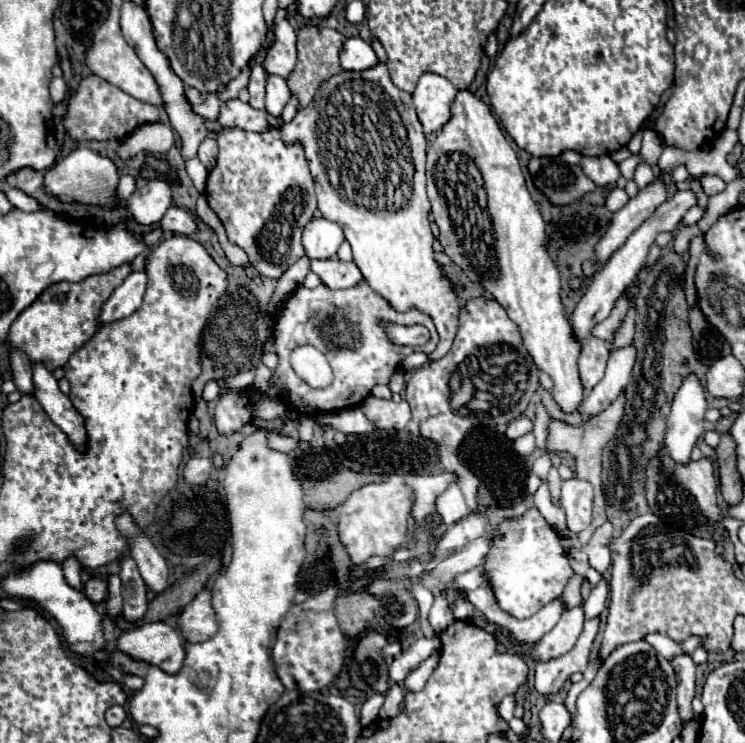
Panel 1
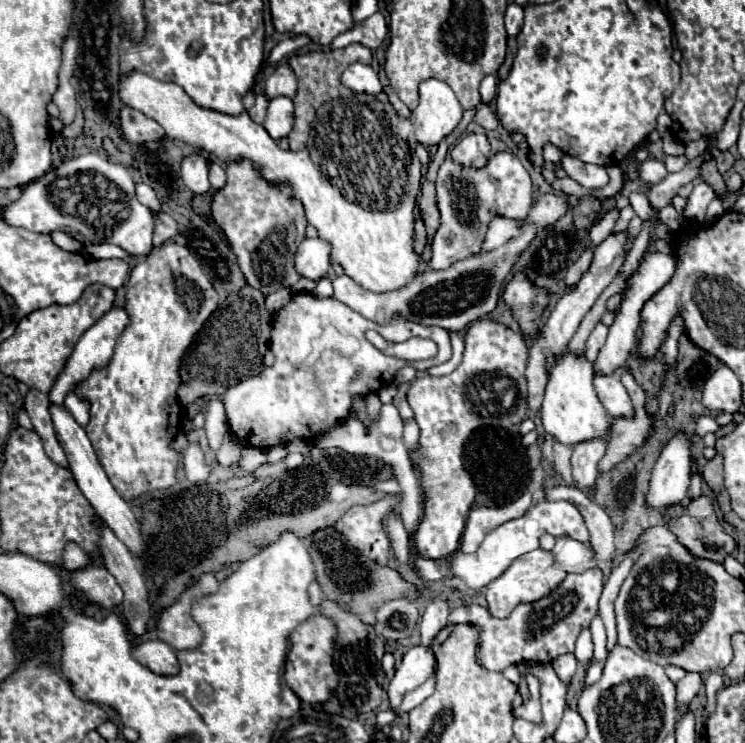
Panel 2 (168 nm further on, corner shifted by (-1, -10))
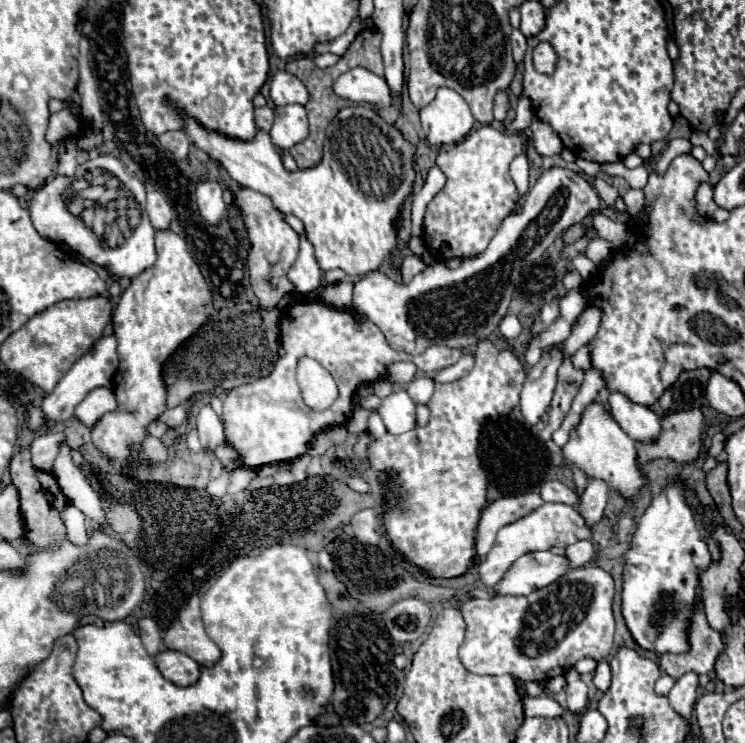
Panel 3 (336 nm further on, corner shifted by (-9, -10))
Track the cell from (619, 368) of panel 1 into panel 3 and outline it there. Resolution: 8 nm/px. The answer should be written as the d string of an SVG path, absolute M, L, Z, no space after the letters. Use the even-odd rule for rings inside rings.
M588 480L588 486L586 486L584 494L580 496L580 508L578 508L578 512L584 518L588 528L592 528L594 524L600 522L602 512L606 508L608 492L610 492L610 488L602 480Z

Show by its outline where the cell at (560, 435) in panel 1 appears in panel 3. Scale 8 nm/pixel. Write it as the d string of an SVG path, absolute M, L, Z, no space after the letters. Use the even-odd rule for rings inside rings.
M700 408L666 414L662 418L662 434L654 444L636 444L638 460L672 458L676 462L694 462L702 448L702 430L706 428Z

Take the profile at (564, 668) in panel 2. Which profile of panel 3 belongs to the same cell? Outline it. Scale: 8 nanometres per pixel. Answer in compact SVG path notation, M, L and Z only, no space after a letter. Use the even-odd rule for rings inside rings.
M574 668L570 672L566 672L564 676L568 680L568 686L566 686L568 710L572 710L574 714L582 714L588 706L588 688L582 682L582 676Z

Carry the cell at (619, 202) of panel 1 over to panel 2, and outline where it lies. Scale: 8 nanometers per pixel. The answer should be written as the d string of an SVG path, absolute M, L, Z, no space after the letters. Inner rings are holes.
M612 208L612 210L608 210L596 224L592 224L592 228L590 228L590 238L592 238L594 246L600 244L600 242L612 232L614 224L618 222L618 216L620 216L620 210L618 210L618 208Z

